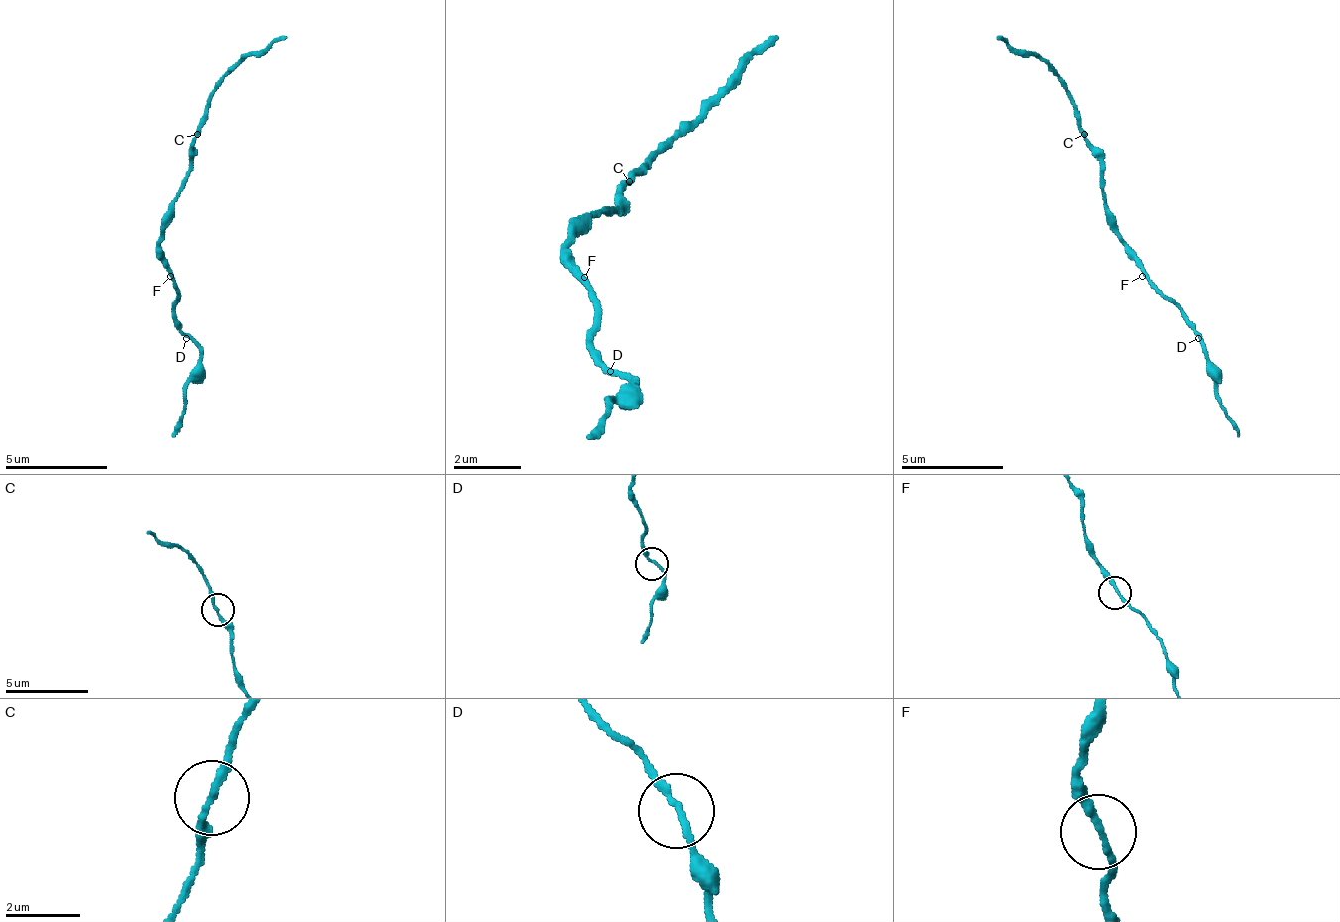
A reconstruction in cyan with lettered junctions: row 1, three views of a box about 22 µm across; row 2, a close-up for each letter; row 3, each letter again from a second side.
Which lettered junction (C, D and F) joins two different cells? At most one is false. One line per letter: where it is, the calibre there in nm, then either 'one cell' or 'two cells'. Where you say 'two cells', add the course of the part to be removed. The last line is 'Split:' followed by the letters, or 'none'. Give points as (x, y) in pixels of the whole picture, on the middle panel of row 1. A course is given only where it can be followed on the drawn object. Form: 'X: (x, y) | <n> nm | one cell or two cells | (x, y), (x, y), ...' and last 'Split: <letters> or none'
C: (629, 181) | 180 nm | two cells | (627, 183), (780, 39)
D: (610, 371) | 170 nm | one cell
F: (584, 277) | 180 nm | one cell
Split: C

